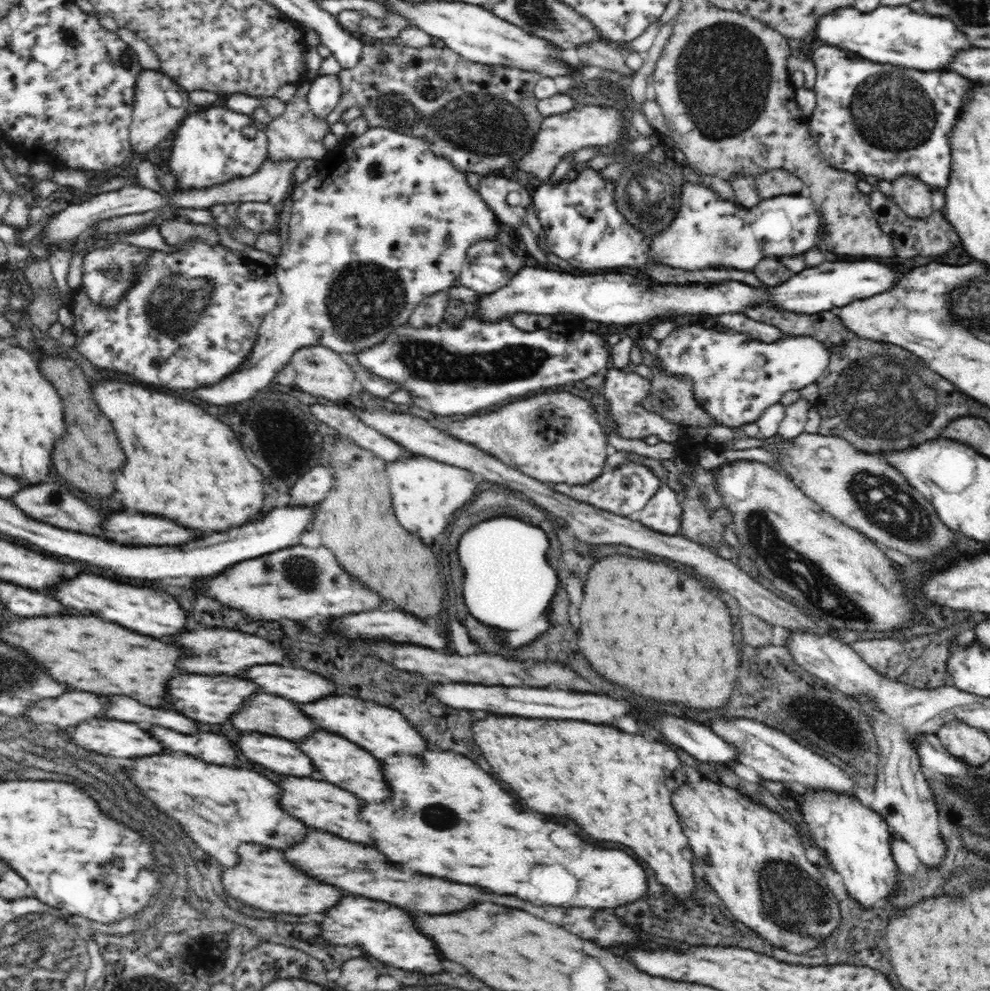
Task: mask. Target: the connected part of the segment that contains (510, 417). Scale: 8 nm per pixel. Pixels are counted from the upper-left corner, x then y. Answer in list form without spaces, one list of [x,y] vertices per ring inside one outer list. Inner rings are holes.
[[[568,392],[532,396],[496,412],[452,422],[448,426],[448,434],[473,444],[543,483],[586,485],[605,470],[608,441],[605,430],[596,419],[590,396],[578,398]]]

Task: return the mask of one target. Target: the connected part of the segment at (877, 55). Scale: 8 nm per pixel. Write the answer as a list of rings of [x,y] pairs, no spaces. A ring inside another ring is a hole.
[[[880,5],[867,13],[860,12],[853,6],[838,8],[818,20],[811,40],[817,45],[826,43],[846,48],[875,63],[913,68],[922,72],[946,71],[958,52],[974,47],[968,37],[960,32],[954,21],[948,20],[948,17],[920,14],[912,11],[908,5]]]

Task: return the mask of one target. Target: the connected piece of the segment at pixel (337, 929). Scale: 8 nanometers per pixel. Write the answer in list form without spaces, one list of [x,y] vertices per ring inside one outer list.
[[[342,894],[340,902],[324,912],[324,920],[320,924],[322,938],[332,944],[358,944],[364,952],[372,954],[374,958],[388,962],[402,970],[420,970],[426,974],[442,972],[442,958],[434,952],[434,942],[416,932],[410,916],[390,904],[378,904],[374,900],[362,896],[348,896]]]

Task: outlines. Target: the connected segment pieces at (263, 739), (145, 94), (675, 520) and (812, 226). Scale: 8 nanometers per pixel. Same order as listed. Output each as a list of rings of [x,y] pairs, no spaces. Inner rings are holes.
[[[242,731],[236,746],[249,760],[278,774],[304,777],[310,776],[314,770],[310,758],[302,756],[297,744],[286,740],[286,737],[276,738],[260,732]]]
[[[142,70],[136,80],[134,88],[134,108],[132,112],[131,126],[129,130],[130,145],[132,151],[141,155],[147,155],[148,152],[155,151],[158,144],[172,132],[176,130],[180,123],[188,116],[188,106],[190,101],[188,93],[179,87],[168,75],[164,75],[159,70]],[[168,90],[178,92],[183,98],[180,106],[172,106],[168,102]]]
[[[662,484],[648,499],[645,507],[634,517],[652,530],[676,535],[679,532],[683,513],[680,498],[676,491]]]
[[[580,165],[574,180],[562,180],[553,184],[550,179],[543,184],[535,185],[532,193],[533,208],[538,221],[546,235],[549,250],[582,270],[604,270],[604,272],[644,270],[650,262],[659,262],[670,268],[682,270],[704,270],[704,268],[733,268],[753,272],[762,258],[786,258],[804,254],[808,250],[820,246],[820,216],[818,208],[806,193],[798,195],[778,195],[760,200],[754,208],[735,206],[730,200],[721,198],[710,187],[695,182],[682,184],[680,192],[680,210],[672,220],[672,226],[664,228],[660,234],[644,234],[638,228],[632,228],[626,222],[621,210],[614,201],[616,182],[609,182],[600,175],[600,170]]]

